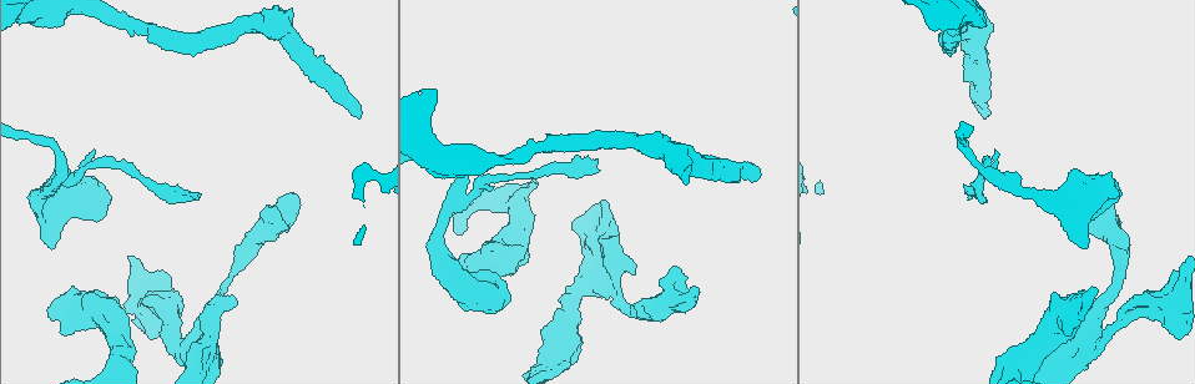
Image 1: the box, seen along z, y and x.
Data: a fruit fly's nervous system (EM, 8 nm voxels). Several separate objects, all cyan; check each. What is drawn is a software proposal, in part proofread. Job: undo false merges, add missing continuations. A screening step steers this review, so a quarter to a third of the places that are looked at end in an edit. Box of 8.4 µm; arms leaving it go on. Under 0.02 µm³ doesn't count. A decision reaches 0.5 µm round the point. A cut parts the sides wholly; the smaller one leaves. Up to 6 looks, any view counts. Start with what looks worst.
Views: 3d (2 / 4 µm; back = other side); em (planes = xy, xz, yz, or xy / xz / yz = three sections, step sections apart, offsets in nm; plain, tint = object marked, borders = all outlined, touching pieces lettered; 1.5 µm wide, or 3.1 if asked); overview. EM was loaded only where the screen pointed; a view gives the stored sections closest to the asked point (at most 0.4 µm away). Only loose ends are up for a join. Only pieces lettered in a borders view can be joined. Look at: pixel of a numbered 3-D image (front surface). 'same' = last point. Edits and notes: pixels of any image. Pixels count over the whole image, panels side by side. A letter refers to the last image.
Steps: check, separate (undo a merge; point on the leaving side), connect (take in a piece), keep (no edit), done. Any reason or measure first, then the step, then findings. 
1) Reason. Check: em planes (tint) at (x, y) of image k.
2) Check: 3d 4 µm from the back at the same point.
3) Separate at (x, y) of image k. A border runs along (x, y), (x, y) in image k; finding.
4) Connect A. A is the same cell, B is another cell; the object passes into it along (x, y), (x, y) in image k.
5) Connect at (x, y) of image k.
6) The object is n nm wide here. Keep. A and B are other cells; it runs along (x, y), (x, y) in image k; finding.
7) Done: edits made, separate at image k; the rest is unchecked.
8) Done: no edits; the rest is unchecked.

End of a long branch. Check: 3d 4 µm at (983, 111) of image 1.

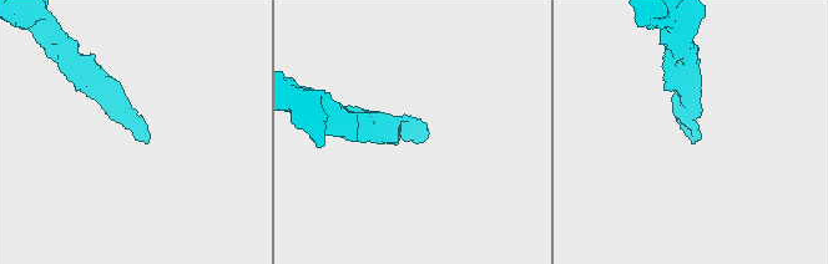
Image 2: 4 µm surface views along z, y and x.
Shape alone is not enough. Check: em planes (borders) at (427, 134) of image 2.

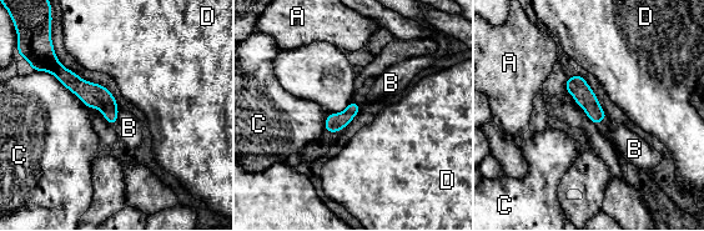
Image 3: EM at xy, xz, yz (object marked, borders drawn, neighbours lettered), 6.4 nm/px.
Keep. A, B, C and D are other cells; a border runs along (120, 111), (115, 125) in image 3; no lettered piece goes on from it.

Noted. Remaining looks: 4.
Thick turns thin. Check: 3d 2 µm at (68, 308) of image 1.

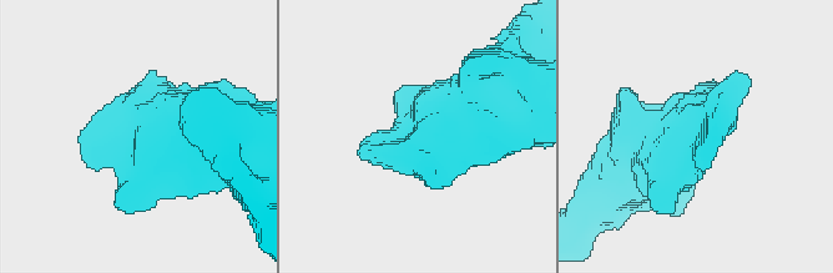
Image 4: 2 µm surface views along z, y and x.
Now the EM. Check: em planes (borders) at (710, 128) of image 4.

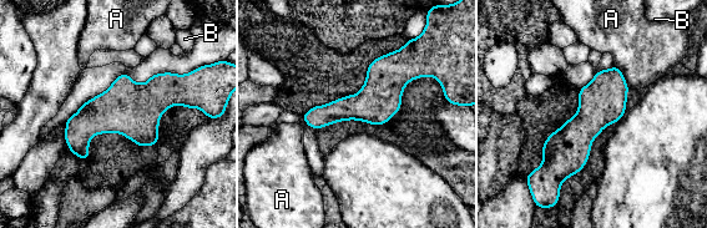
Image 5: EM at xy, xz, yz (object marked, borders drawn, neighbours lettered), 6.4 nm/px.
The longest contact is with A, 200 nm. Keep. A and B are other cells; all the same neuron.

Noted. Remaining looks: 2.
A fork. Check: 3d 4 µm at (549, 368) of image 1.

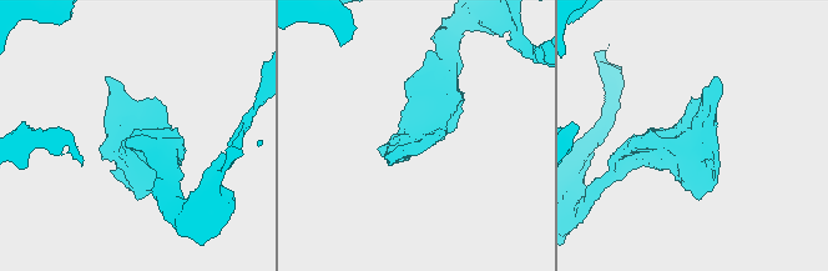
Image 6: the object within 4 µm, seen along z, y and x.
Check: em planes (borders) at (416, 135) of image 6.

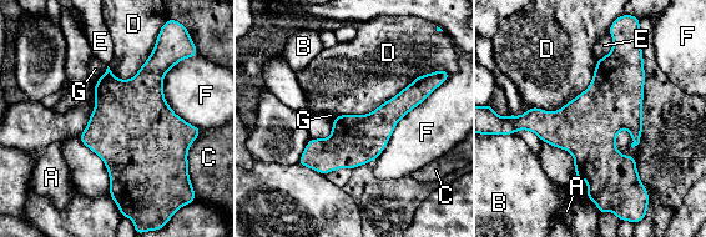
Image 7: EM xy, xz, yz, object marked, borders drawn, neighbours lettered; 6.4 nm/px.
Keep. A, B, C, D, E, F and G are other cells; it runs along (427, 82), (351, 145), (312, 146) in image 7; all the same neuron.

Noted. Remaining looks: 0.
Done: no edits; the rest is unchecked.

